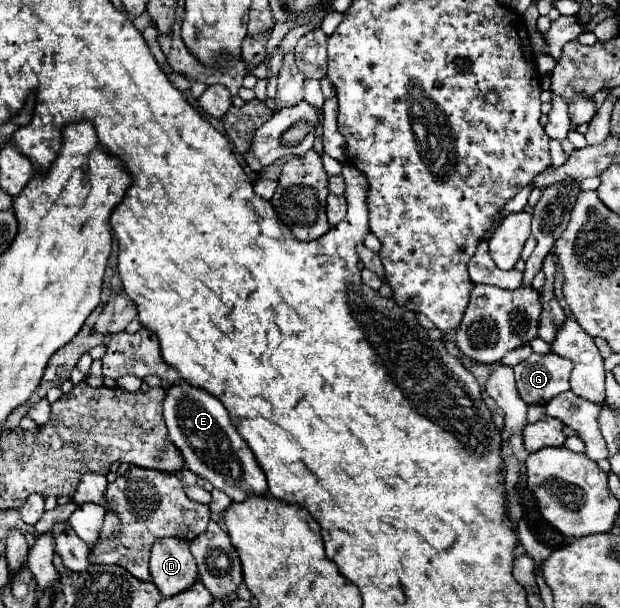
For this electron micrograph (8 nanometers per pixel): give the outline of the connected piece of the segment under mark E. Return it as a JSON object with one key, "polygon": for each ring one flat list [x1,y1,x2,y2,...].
{"polygon":[[180,383,180,387,170,387,164,403,164,421,174,445,182,451,186,469,200,477,206,477,216,489,224,491,232,501,240,503,250,495,266,495,268,483,266,475,256,463,250,447,238,435,230,423,226,407,202,389,190,383]]}

